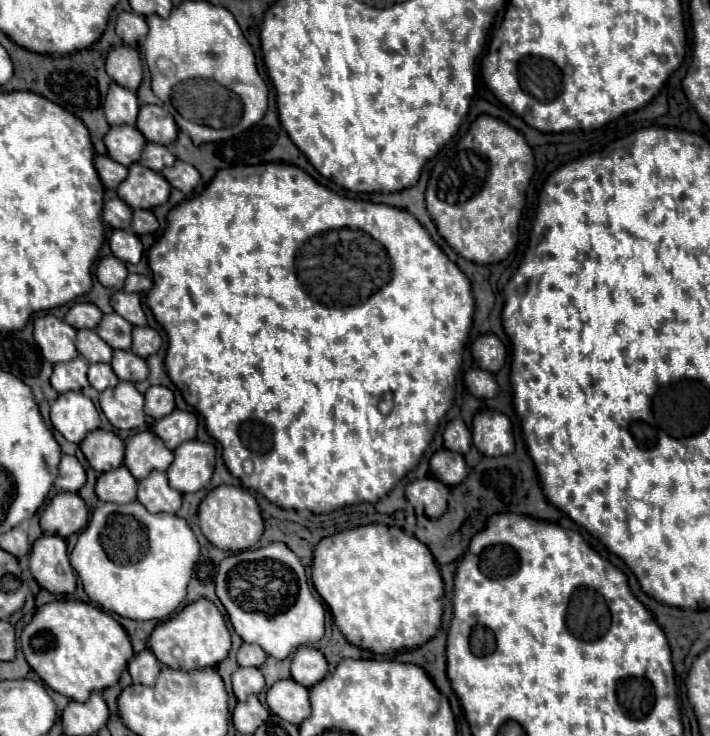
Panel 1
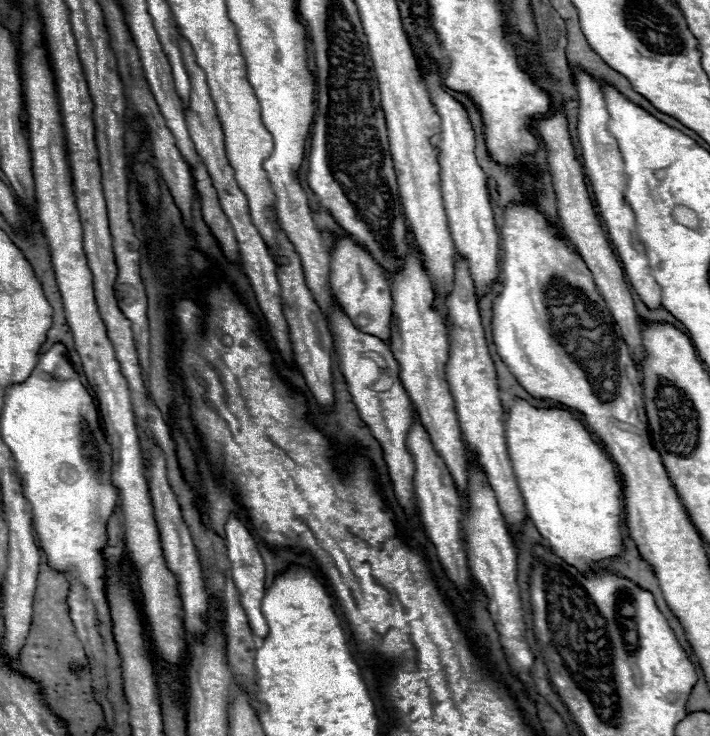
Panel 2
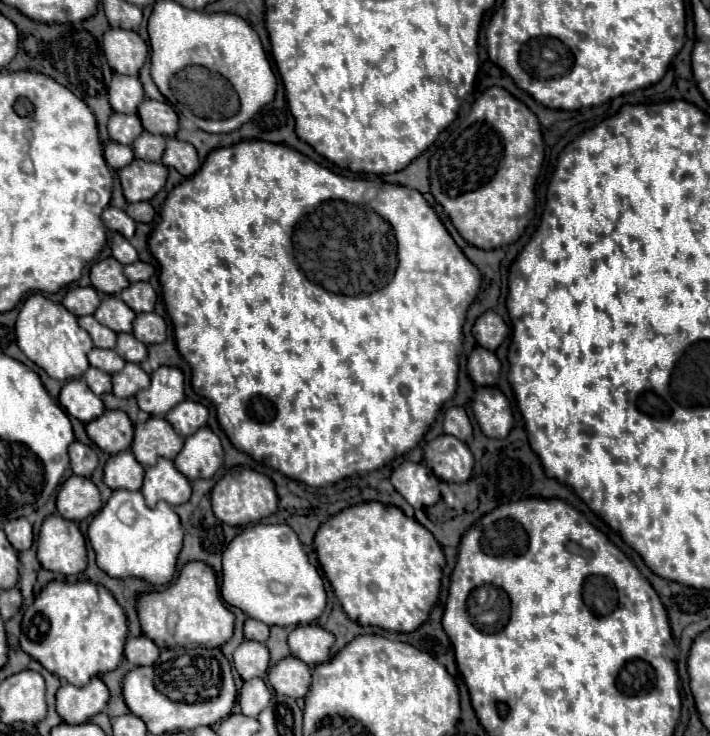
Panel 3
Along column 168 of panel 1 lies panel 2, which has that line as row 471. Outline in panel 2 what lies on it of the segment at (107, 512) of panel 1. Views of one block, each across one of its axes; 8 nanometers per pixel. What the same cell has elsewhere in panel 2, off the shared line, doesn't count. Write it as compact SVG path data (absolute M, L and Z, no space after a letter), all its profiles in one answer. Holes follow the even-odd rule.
M514 400L510 412L504 414L504 428L506 446L528 516L542 534L542 538L548 540L552 552L584 574L598 568L600 560L620 554L620 514L624 510L622 484L614 462L606 456L602 446L592 440L590 432L570 412L558 408L534 408L526 400Z

